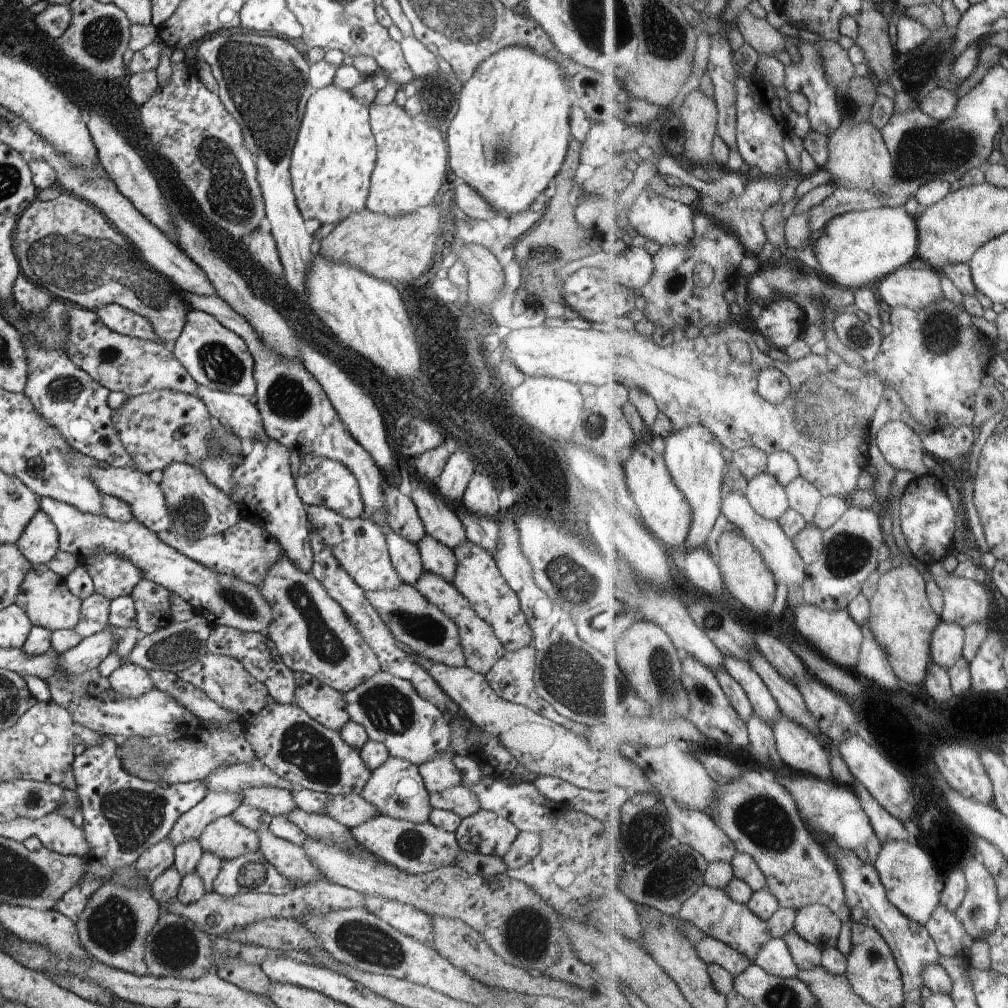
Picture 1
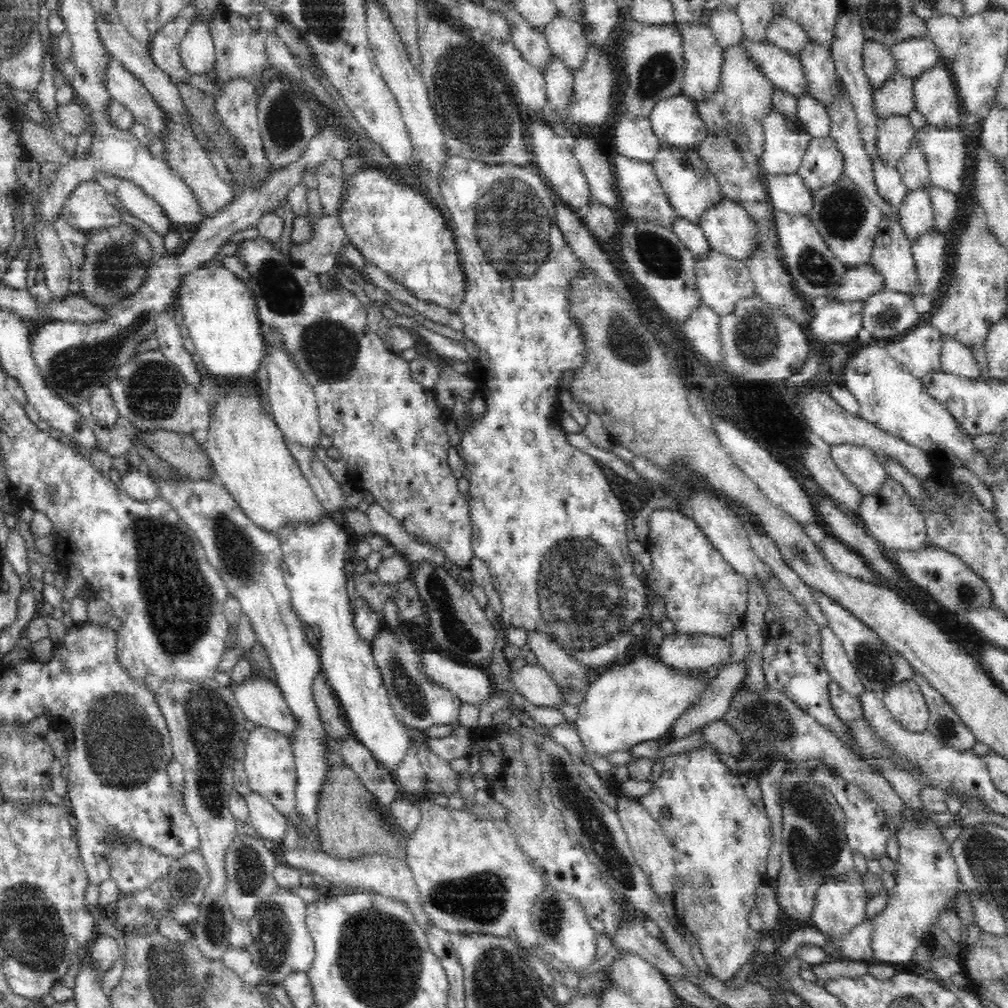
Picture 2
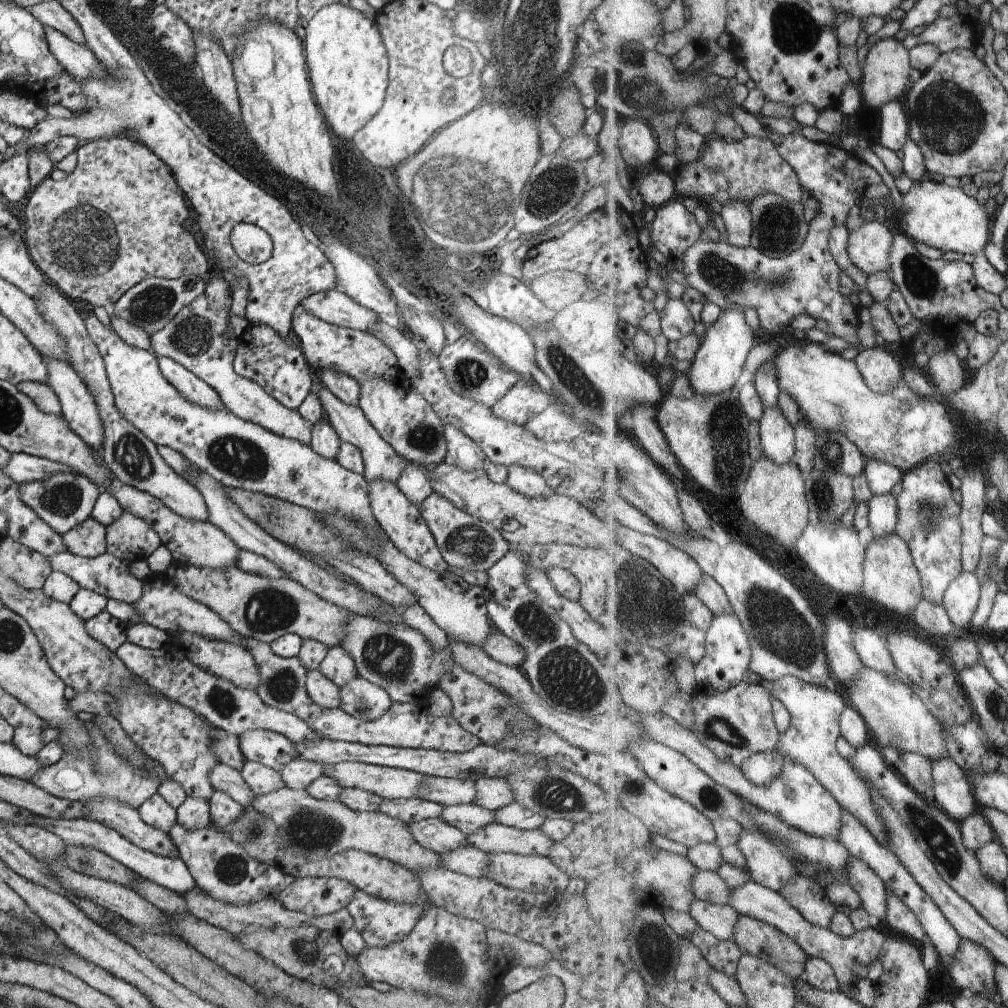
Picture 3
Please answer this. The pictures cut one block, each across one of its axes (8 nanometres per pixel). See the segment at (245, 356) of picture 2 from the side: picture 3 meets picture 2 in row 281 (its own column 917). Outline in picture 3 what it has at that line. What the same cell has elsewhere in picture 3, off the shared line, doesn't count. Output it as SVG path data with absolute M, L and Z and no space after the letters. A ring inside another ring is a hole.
M915 179L915 184L904 194L900 208L900 226L904 234L920 244L927 244L943 251L963 252L979 256L990 244L993 231L990 212L978 197L966 192L965 187L955 187L947 182Z

